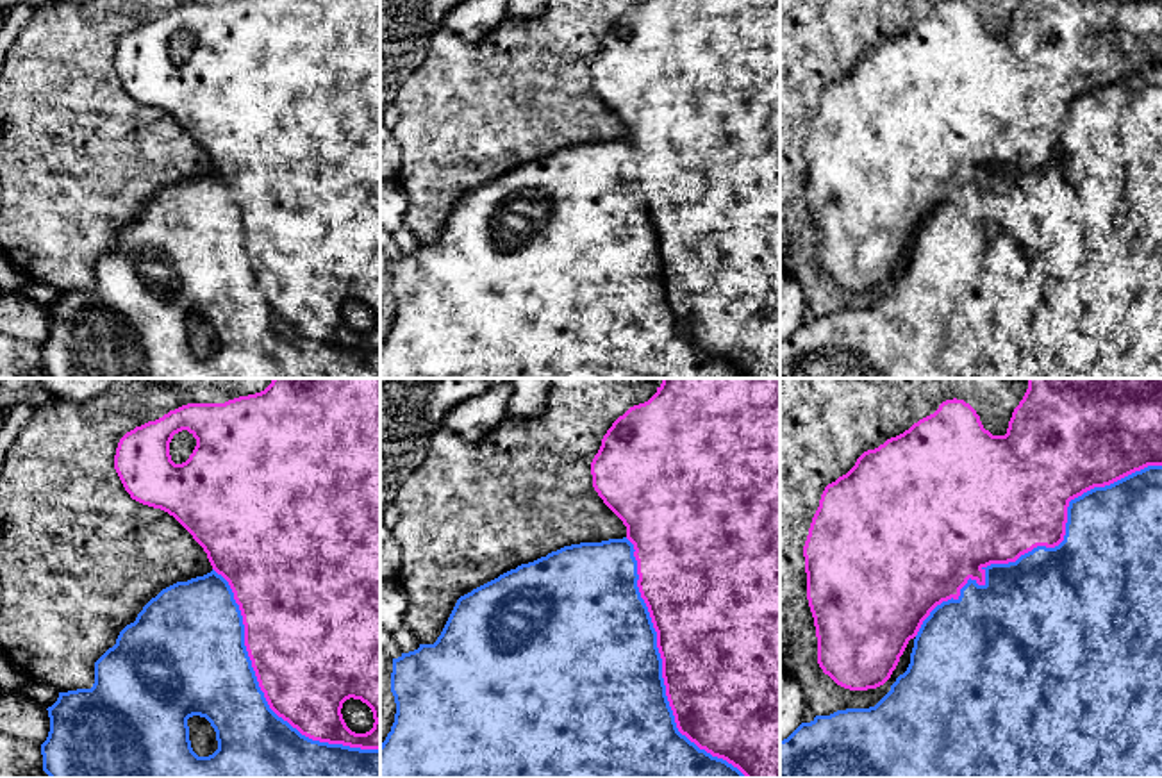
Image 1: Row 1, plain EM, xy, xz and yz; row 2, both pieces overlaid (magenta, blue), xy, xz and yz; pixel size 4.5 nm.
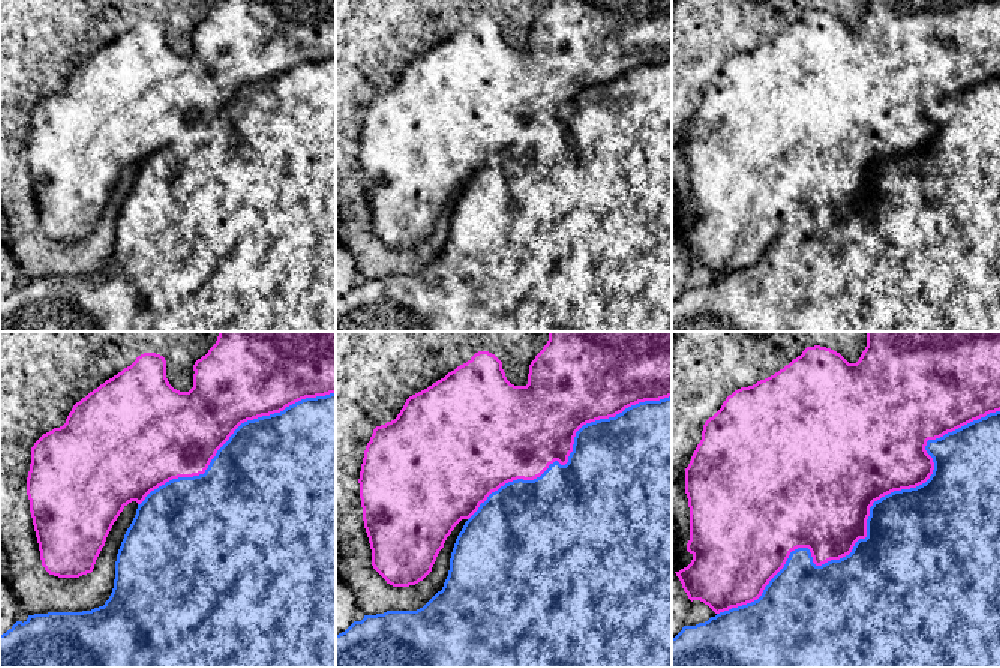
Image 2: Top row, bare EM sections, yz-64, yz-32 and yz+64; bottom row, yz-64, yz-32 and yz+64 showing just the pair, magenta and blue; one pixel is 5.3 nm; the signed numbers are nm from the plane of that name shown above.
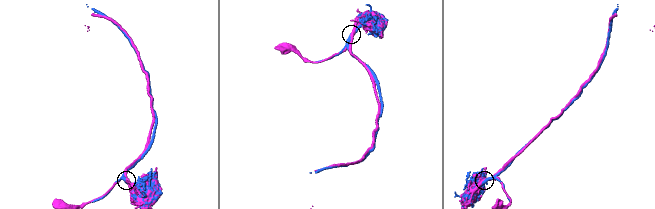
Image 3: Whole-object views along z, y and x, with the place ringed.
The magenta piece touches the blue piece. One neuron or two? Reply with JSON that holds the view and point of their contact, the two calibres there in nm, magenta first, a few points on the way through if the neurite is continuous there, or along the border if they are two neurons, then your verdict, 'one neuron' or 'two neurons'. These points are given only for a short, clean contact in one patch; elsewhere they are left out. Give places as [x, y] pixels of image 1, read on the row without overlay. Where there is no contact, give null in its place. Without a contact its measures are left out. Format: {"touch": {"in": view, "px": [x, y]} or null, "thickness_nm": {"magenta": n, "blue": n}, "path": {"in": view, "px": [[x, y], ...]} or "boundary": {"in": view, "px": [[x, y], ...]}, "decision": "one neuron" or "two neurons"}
{"touch": {"in": "yz", "px": [1039, 145]}, "thickness_nm": {"magenta": 500, "blue": 460}, "decision": "two neurons"}

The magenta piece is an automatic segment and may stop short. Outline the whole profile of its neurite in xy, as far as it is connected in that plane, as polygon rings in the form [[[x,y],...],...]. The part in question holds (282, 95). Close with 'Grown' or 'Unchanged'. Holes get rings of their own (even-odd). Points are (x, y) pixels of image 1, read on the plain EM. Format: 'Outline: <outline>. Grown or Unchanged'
Outline: [[[228,0],[225,4],[187,4],[127,32],[116,48],[114,70],[132,100],[173,116],[203,148],[212,170],[221,175],[239,205],[245,246],[270,309],[302,335],[361,350],[380,350],[380,0]],[[187,30],[196,46],[189,59],[175,64],[170,43]],[[346,300],[361,300],[373,312],[373,328],[352,332],[341,314]]]. Unchanged

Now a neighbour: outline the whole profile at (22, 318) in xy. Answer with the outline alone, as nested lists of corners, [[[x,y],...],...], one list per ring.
[[[0,291],[0,334],[41,346],[50,332],[48,310],[27,294]]]

